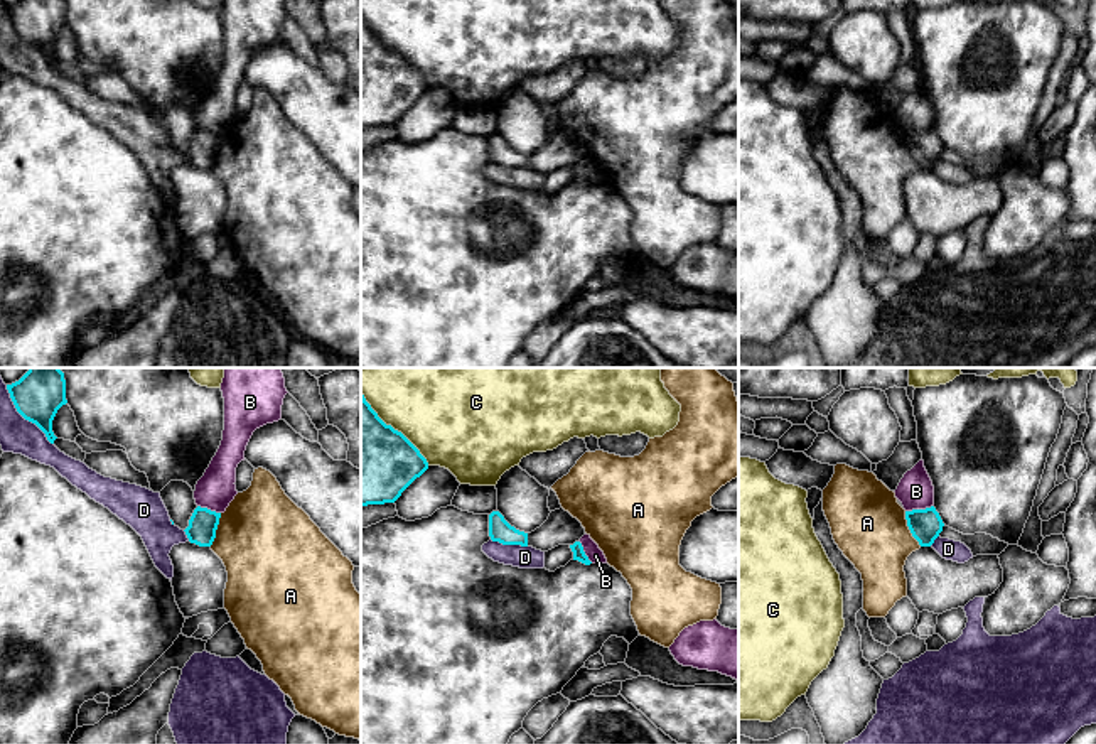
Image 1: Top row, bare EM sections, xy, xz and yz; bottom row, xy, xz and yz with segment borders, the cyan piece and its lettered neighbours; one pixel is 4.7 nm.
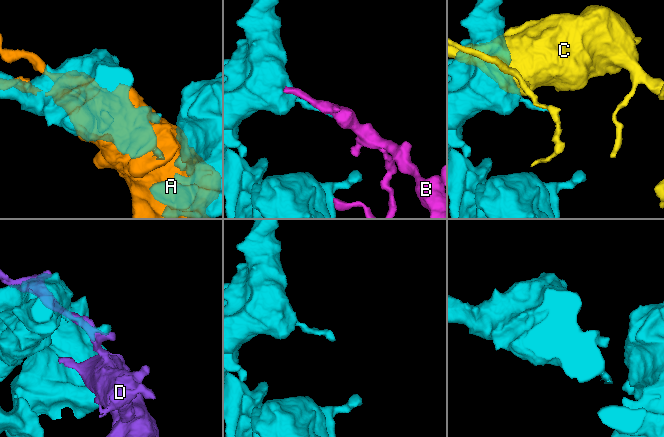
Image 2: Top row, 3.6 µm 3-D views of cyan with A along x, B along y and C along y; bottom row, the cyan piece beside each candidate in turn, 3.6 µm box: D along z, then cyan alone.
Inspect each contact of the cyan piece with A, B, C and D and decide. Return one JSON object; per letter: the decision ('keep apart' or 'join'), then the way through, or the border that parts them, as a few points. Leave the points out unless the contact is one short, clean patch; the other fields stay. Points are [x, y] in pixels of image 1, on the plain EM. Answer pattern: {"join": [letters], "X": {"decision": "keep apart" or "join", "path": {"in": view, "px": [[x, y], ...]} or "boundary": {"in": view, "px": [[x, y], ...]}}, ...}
{"join": [], "A": {"decision": "keep apart"}, "B": {"decision": "keep apart", "boundary": {"in": "yz", "px": [[933, 127], [906, 134]]}}, "C": {"decision": "keep apart"}, "D": {"decision": "keep apart"}}

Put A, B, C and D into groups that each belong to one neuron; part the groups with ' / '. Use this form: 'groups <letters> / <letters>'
groups A / B / C / D

